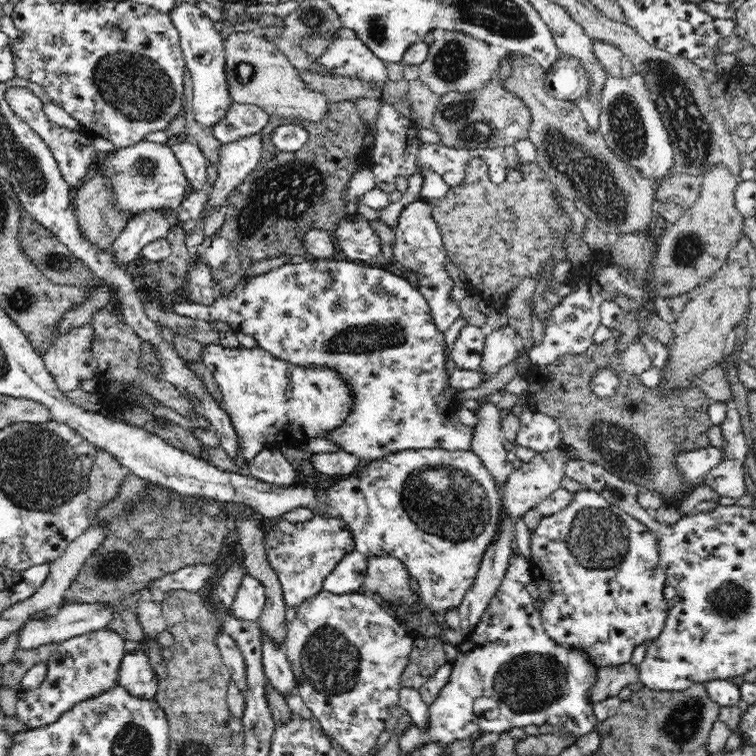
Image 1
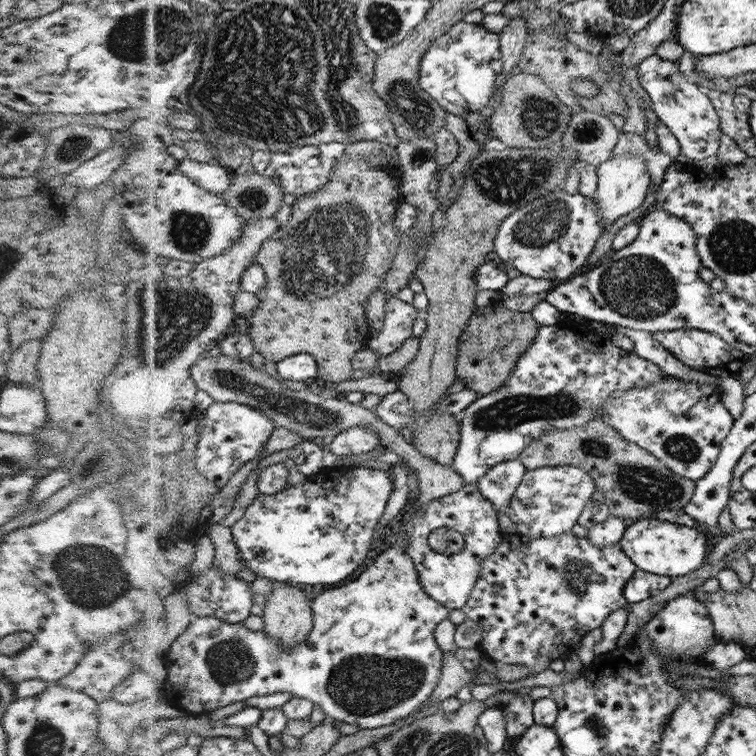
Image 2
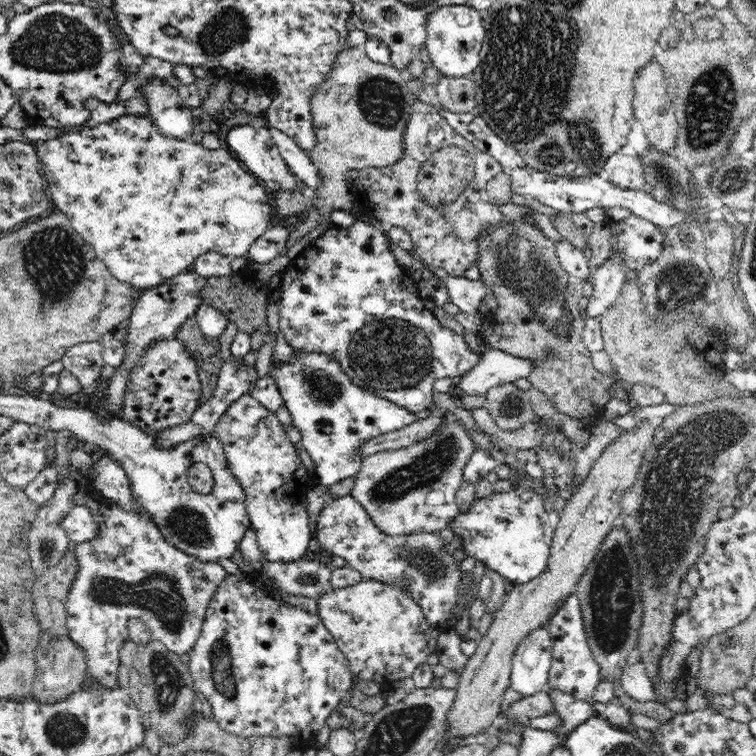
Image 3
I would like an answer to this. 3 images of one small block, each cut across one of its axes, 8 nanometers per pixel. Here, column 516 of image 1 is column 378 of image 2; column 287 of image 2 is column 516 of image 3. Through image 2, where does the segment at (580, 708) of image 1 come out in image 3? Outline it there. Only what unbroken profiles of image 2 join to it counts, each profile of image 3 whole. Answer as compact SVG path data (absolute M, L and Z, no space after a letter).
M549 628L535 629L520 640L511 664L510 688L524 697L544 690L553 662Z

